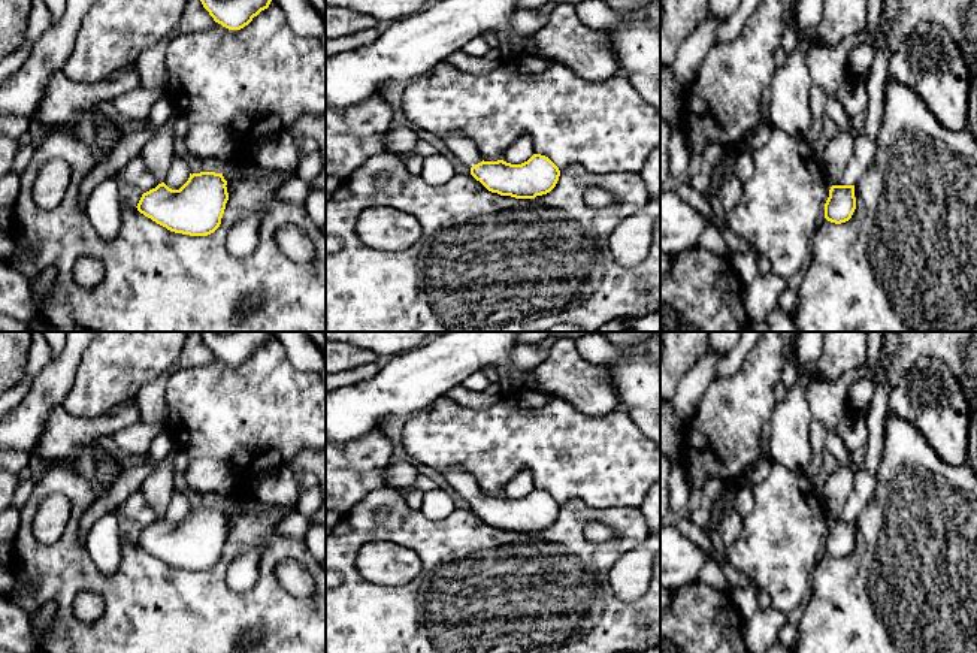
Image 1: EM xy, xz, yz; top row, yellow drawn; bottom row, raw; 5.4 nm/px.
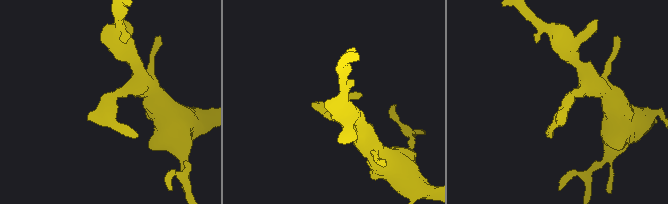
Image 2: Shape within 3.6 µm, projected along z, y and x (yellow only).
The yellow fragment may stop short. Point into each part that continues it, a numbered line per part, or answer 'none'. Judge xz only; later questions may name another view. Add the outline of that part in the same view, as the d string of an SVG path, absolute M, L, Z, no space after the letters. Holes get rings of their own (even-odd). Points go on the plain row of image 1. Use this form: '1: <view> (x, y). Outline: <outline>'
1: xz (465, 484). Outline: M448 469L444 472L444 477L450 483L450 486L469 502L483 496L483 492L474 478L474 475L468 474L463 469Z

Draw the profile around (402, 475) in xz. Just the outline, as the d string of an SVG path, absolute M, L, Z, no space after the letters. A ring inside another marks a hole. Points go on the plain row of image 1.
M390 462L384 472L385 487L405 493L417 486L420 486L421 477L418 469L406 462Z

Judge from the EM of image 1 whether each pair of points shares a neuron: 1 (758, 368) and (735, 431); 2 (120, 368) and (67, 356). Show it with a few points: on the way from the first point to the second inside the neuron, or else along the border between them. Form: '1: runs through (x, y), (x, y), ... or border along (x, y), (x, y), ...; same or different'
1: runs through (755, 383), (746, 401), (735, 411), (735, 416); same
2: border along (87, 347), (79, 360), (73, 384), (67, 392); different

